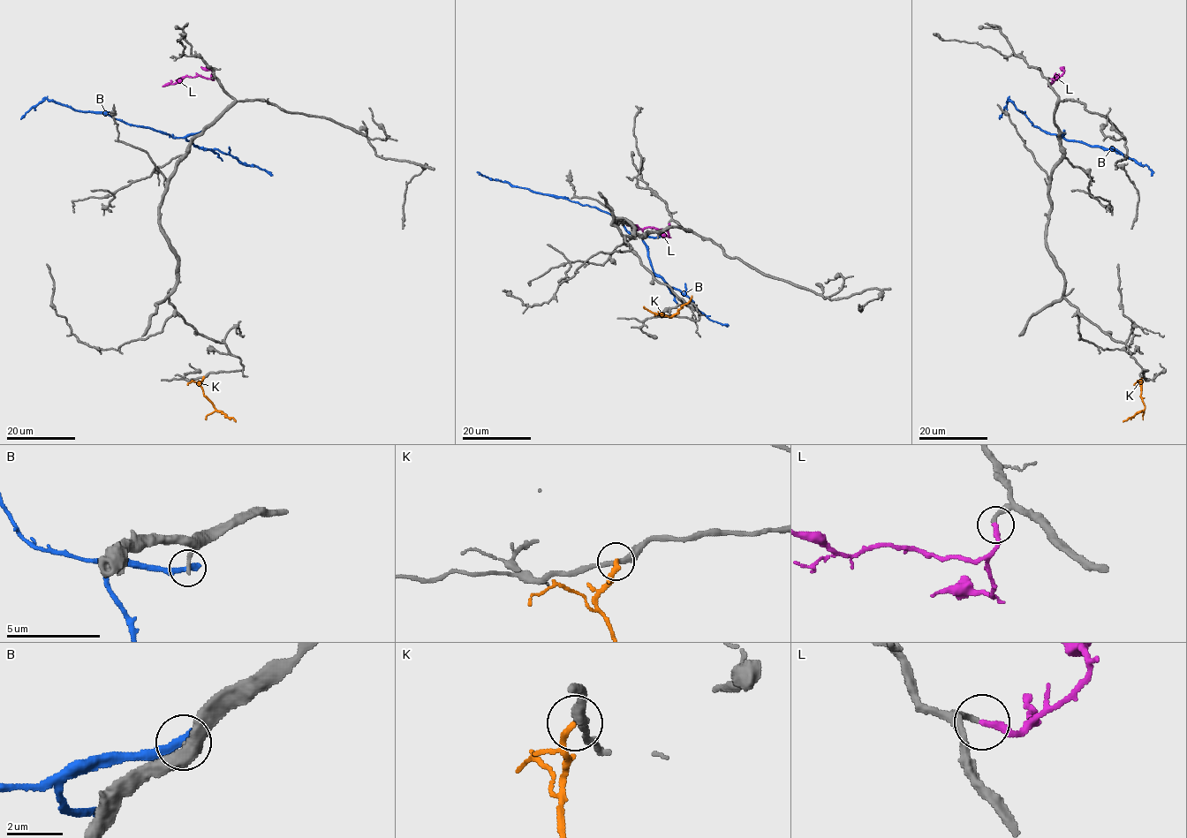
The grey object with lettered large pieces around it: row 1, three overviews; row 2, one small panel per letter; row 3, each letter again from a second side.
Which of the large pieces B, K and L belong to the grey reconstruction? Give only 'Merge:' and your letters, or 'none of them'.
Merge: L

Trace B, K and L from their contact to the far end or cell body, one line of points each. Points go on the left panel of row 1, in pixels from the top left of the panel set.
B: (201, 132), (174, 137), (151, 128), (125, 124), (104, 113), (76, 110), (46, 98), (33, 106), (21, 119)
K: (203, 376), (200, 384), (203, 395), (216, 409), (236, 421)
L: (213, 79), (183, 77), (174, 84), (162, 86)

